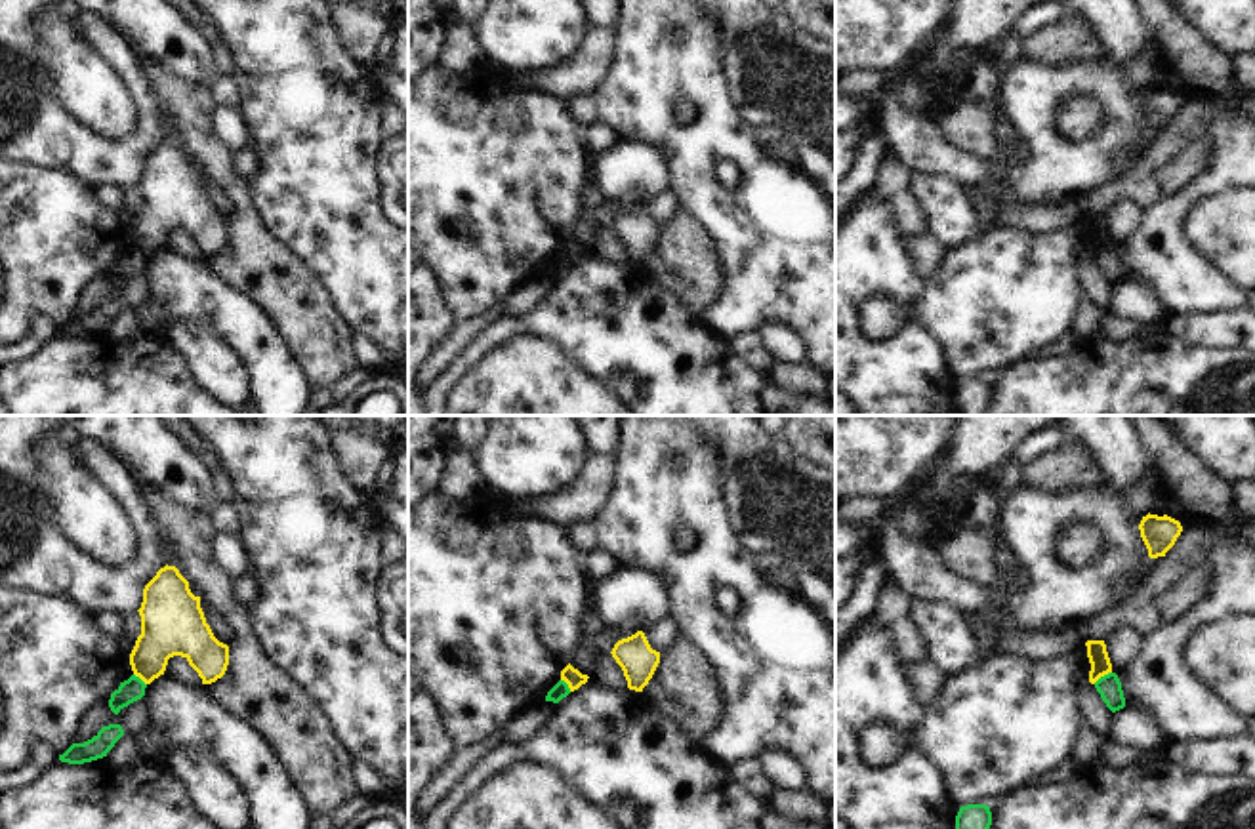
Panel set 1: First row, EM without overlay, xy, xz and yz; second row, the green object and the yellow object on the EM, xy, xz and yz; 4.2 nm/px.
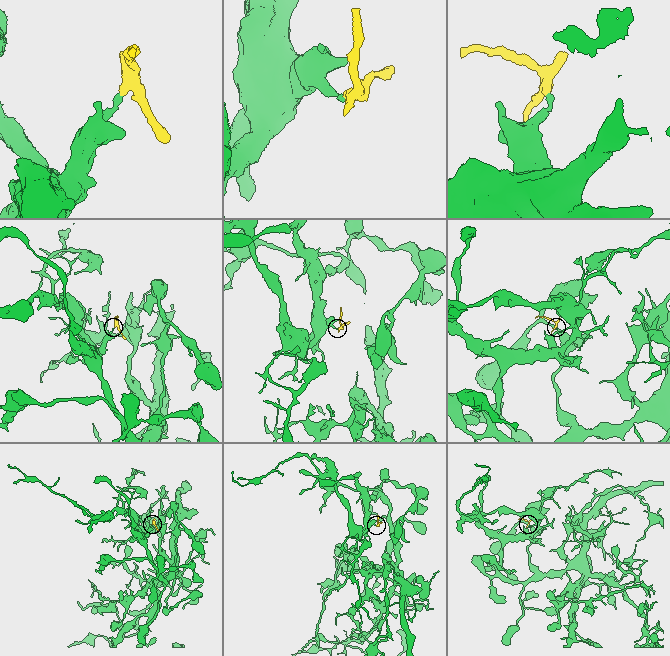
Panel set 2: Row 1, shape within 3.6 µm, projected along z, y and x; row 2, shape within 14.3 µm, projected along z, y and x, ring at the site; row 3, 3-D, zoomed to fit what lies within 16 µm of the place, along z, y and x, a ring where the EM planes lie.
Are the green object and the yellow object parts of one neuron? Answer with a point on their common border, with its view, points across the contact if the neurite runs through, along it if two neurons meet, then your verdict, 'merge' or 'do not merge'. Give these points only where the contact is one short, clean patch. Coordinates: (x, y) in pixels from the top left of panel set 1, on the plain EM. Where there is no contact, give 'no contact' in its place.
meets green in yz at (1101, 250); border along yz (1110, 244), (1093, 256); do not merge

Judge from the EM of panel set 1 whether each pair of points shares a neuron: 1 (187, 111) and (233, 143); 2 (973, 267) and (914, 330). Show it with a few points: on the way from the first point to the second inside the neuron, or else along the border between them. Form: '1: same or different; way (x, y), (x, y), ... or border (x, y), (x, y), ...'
1: different; border (214, 105), (210, 132), (231, 155)
2: different; border (878, 338), (889, 338), (914, 317), (946, 359)

